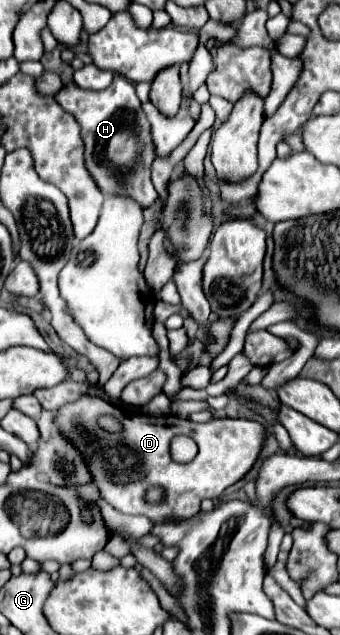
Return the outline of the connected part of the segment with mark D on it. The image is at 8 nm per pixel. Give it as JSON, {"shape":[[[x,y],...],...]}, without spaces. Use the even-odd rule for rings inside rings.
{"shape":[[[82,397],[76,403],[58,409],[56,425],[62,433],[70,433],[72,443],[88,459],[102,499],[120,513],[146,515],[154,525],[164,523],[164,519],[192,519],[198,515],[202,499],[218,499],[226,487],[238,483],[256,463],[268,433],[266,425],[248,419],[214,417],[206,423],[194,423],[176,415],[158,419],[148,415],[130,415],[126,409],[94,397]],[[102,413],[116,415],[124,425],[124,431],[114,435],[100,429],[96,417]],[[174,435],[188,435],[196,441],[198,455],[190,463],[172,461],[170,441]],[[152,485],[166,489],[166,499],[164,503],[154,505],[154,513],[150,513],[150,505],[144,501],[144,493]]]}

